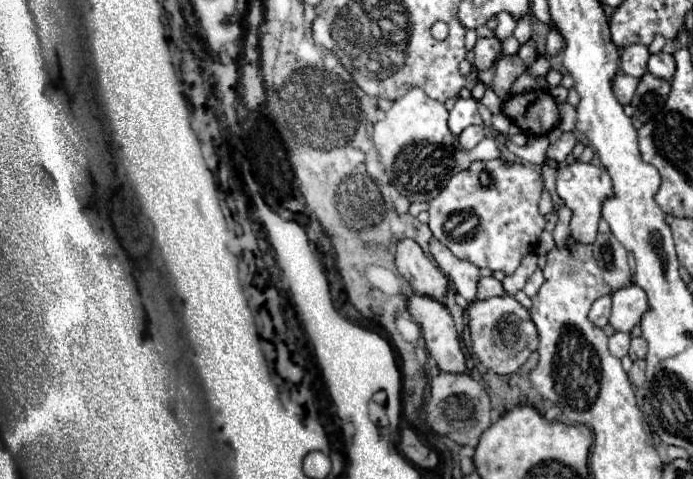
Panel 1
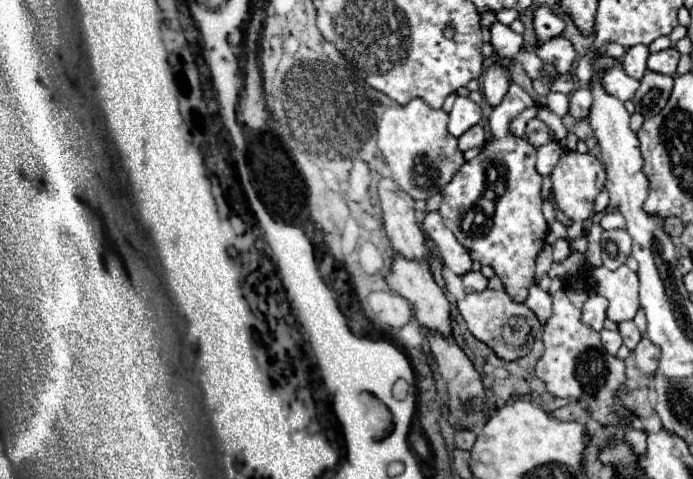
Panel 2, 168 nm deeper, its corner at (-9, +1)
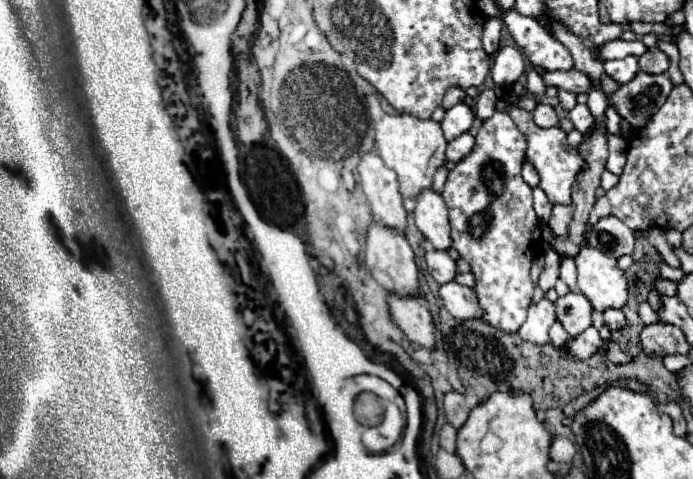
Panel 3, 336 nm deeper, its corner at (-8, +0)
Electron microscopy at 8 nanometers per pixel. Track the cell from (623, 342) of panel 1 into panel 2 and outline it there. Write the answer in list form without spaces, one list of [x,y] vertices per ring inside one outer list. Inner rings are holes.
[[[601,329],[599,331],[599,335],[601,335],[601,341],[603,341],[603,347],[607,349],[607,353],[609,355],[617,355],[617,351],[619,351],[619,347],[621,347],[621,335],[617,333],[617,331],[609,331],[609,329]]]

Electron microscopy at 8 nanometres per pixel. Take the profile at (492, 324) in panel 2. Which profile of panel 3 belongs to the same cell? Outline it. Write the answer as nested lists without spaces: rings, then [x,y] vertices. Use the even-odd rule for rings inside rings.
[[[450,282],[440,286],[440,298],[456,320],[482,320],[482,308],[478,308],[478,296],[472,288]]]

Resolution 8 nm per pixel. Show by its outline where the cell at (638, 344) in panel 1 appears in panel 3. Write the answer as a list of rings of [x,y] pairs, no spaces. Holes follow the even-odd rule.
[[[606,310],[604,324],[610,328],[610,332],[620,332],[626,328],[626,316],[622,310]]]

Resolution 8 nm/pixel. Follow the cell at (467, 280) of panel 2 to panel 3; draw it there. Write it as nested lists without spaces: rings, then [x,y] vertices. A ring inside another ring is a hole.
[[[428,250],[428,252],[426,252],[426,264],[428,264],[428,272],[432,274],[432,278],[434,278],[438,284],[454,282],[454,276],[458,274],[456,262],[454,262],[446,252]]]

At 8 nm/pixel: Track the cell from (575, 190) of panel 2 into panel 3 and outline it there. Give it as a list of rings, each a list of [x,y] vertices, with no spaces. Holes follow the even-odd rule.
[[[512,106],[508,108],[512,120],[516,122],[516,126],[520,128],[520,132],[524,134],[526,142],[528,142],[528,150],[526,150],[526,158],[534,164],[534,168],[540,174],[540,188],[546,192],[548,200],[552,204],[570,204],[570,192],[572,192],[572,184],[578,176],[578,172],[586,170],[586,160],[580,156],[580,152],[576,148],[572,148],[566,142],[566,132],[560,128],[540,128],[534,122],[534,114]]]

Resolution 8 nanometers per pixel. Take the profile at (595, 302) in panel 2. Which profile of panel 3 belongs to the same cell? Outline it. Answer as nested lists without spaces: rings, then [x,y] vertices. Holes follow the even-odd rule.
[[[566,294],[556,300],[556,316],[564,324],[566,332],[572,336],[582,334],[588,326],[592,326],[592,304],[582,294]]]

